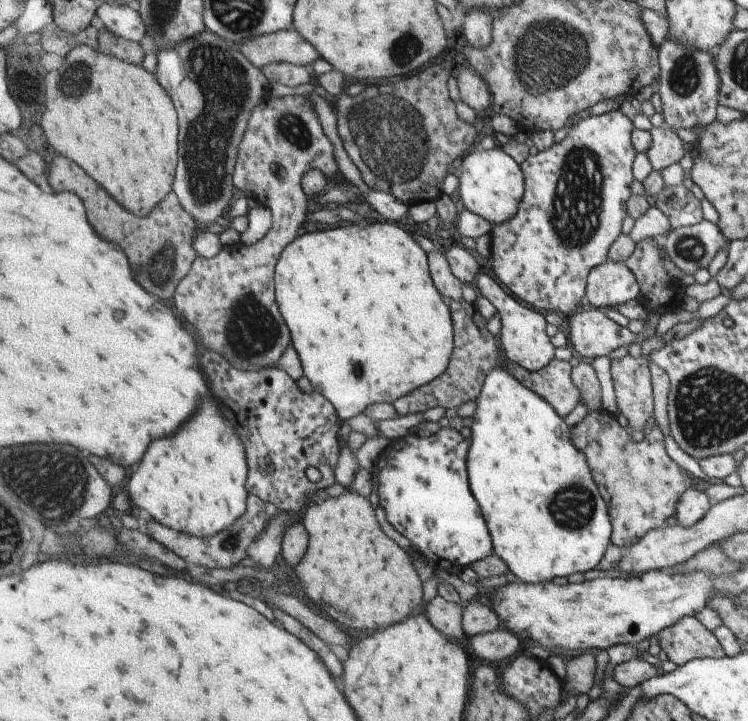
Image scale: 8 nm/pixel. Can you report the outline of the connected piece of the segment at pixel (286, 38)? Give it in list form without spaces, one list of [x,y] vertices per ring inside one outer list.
[[[294,29],[249,38],[248,41],[237,43],[237,46],[241,46],[241,52],[261,70],[275,63],[309,66],[321,59],[317,47]]]

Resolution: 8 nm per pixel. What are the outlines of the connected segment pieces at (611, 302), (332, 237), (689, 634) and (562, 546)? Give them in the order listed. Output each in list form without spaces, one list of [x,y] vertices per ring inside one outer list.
[[[608,260],[589,274],[585,303],[606,310],[635,301],[640,293],[640,282],[628,263]]]
[[[377,218],[373,222],[360,221],[340,228],[331,228],[331,230],[304,233],[282,253],[276,266],[276,298],[285,322],[292,331],[293,348],[297,350],[297,354],[300,354],[304,376],[312,385],[312,390],[325,395],[325,398],[337,407],[337,412],[343,421],[363,415],[367,406],[395,402],[401,396],[411,394],[417,388],[433,382],[447,372],[455,350],[452,310],[444,295],[437,290],[431,273],[427,252],[421,248],[421,244],[413,238],[413,235],[408,230],[403,230],[401,225]]]
[[[692,616],[682,618],[677,624],[657,633],[657,640],[660,648],[677,666],[685,666],[685,662],[693,659],[724,656],[715,635]]]
[[[496,368],[487,376],[487,382],[476,401],[477,412],[474,414],[473,424],[470,427],[472,435],[469,440],[472,446],[468,454],[468,474],[473,494],[476,495],[477,502],[480,502],[484,517],[488,521],[489,532],[492,534],[495,547],[494,552],[503,562],[507,562],[516,576],[533,584],[551,582],[553,578],[561,578],[561,576],[569,578],[571,574],[577,572],[583,574],[587,570],[597,569],[604,560],[605,554],[608,553],[609,543],[612,543],[612,517],[609,514],[608,503],[599,492],[600,486],[597,486],[597,482],[593,480],[592,467],[589,466],[587,456],[572,441],[572,428],[567,426],[567,422],[563,422],[563,418],[552,403],[547,402],[540,394],[535,394],[533,390],[525,388],[518,378],[503,368]]]

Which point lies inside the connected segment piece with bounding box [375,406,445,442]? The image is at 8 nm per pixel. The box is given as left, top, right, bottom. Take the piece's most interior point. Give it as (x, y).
(392, 429)

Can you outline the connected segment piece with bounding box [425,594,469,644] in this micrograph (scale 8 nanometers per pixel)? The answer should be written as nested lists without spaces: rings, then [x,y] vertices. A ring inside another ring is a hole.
[[[437,594],[427,605],[425,614],[433,624],[449,638],[457,638],[463,644],[469,644],[469,637],[463,628],[464,606],[445,600]]]

